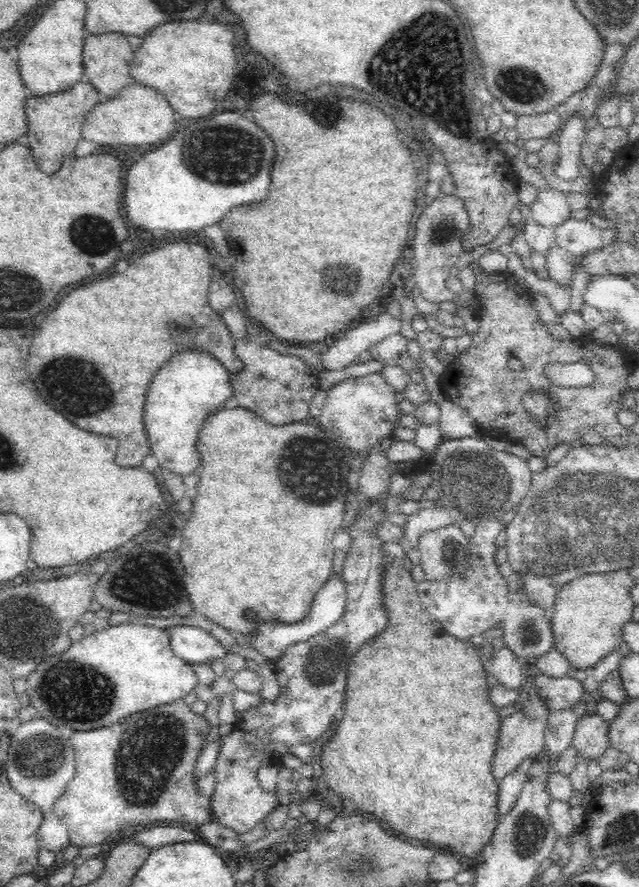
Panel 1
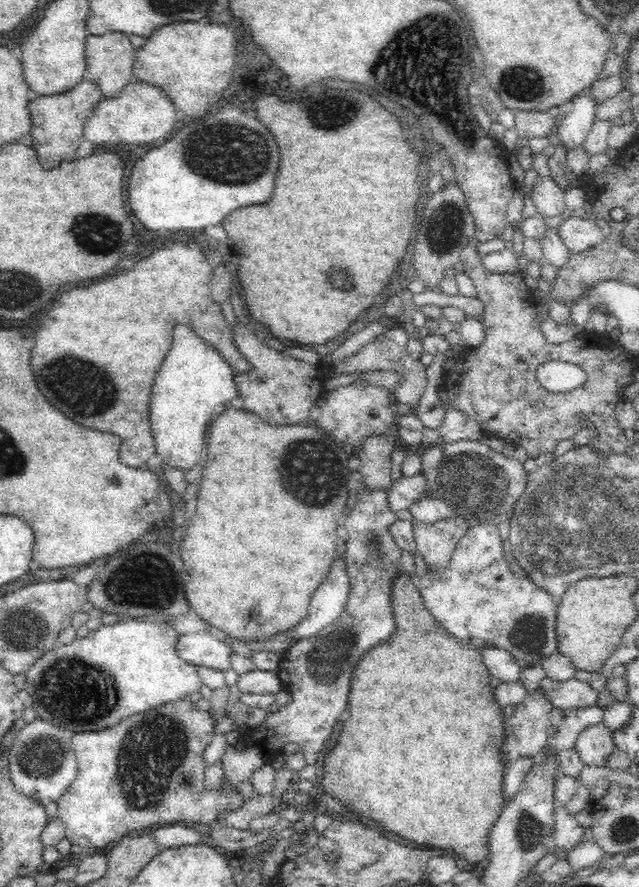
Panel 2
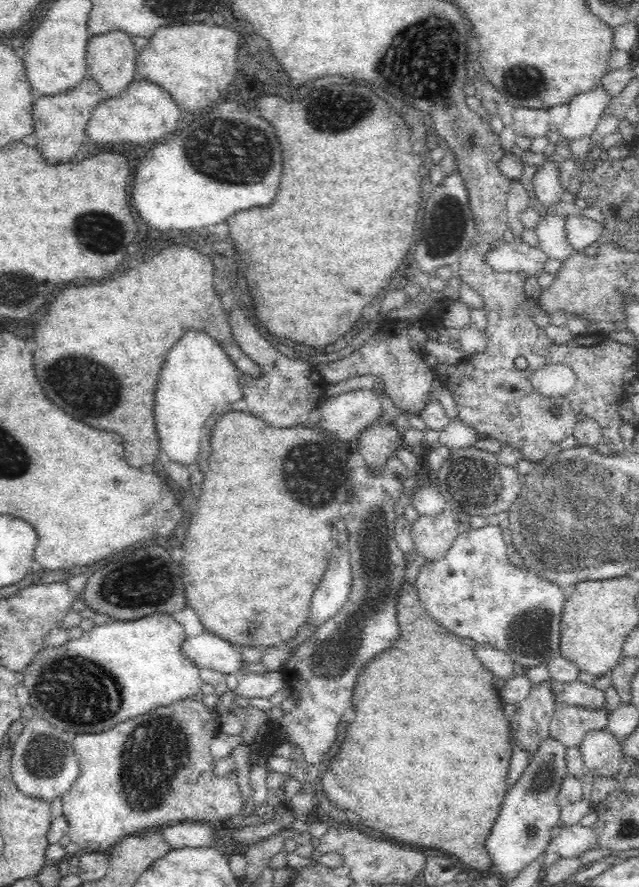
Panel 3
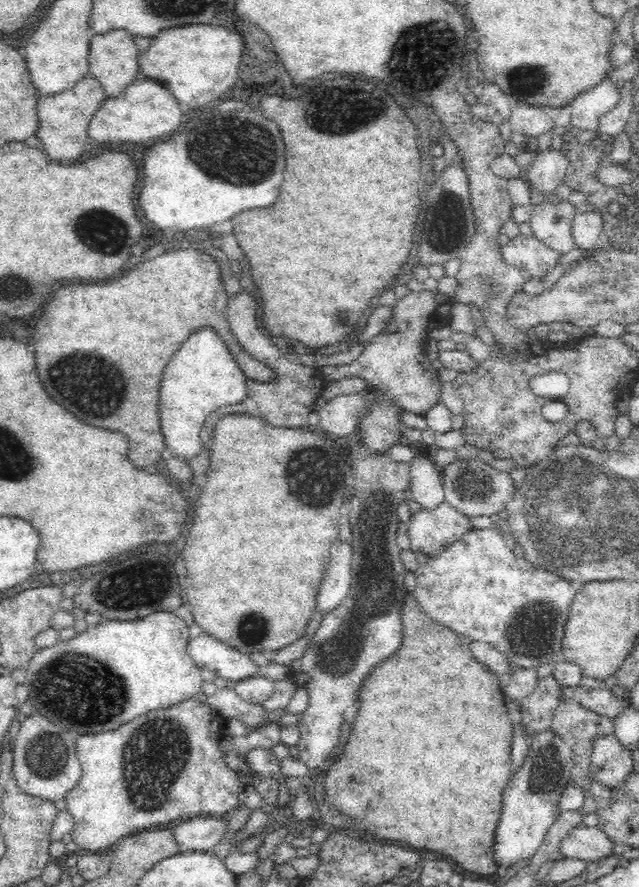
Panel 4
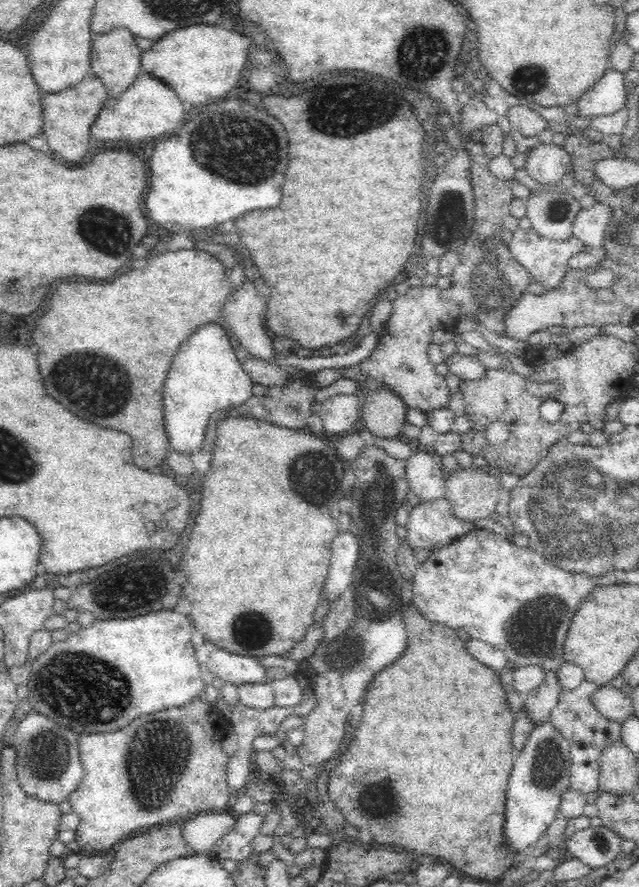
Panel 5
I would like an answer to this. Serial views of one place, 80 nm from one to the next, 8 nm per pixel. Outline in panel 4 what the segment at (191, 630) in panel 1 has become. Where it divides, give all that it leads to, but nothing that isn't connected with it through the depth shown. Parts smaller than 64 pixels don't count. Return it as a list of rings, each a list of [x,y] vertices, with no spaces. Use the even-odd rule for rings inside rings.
[[[202,633],[189,639],[186,651],[196,666],[217,672],[217,675],[226,678],[231,684],[256,676],[257,664],[252,662],[248,654],[242,653],[218,640],[208,633]]]

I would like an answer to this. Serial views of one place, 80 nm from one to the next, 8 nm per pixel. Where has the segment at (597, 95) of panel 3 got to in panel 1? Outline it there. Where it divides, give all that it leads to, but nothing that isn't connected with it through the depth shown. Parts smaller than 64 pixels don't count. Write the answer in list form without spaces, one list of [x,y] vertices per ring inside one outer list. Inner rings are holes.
[[[574,114],[561,126],[554,138],[559,145],[559,152],[551,168],[562,180],[577,183],[580,176],[578,169],[581,162],[581,146],[585,140],[584,124],[584,117],[576,117]]]

